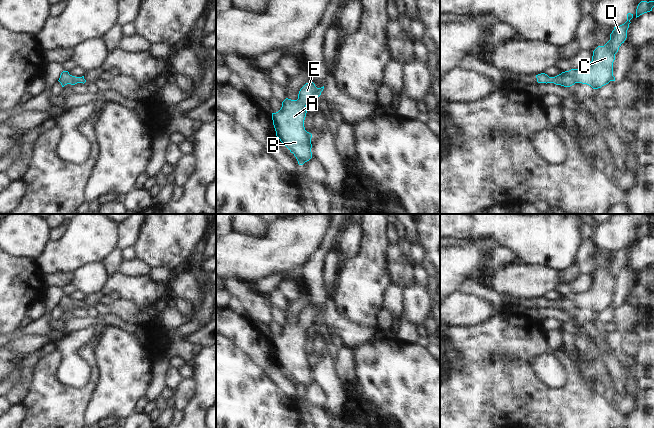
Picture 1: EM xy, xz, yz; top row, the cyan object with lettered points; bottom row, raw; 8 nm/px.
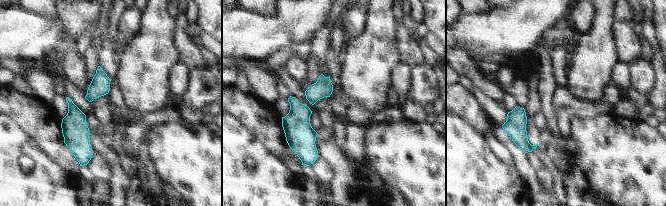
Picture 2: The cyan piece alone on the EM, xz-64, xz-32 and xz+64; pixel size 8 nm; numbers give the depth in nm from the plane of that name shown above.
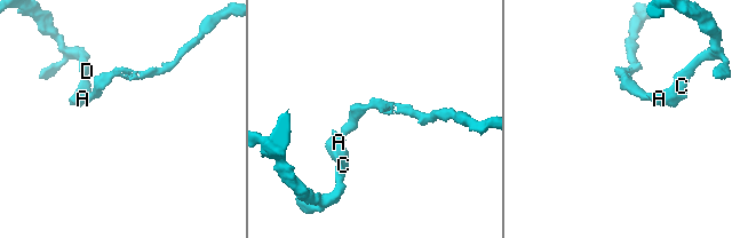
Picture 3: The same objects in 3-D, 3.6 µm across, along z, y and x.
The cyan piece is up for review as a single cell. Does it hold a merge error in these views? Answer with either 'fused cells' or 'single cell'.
single cell

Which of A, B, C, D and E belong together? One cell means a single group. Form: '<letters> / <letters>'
A B C D E

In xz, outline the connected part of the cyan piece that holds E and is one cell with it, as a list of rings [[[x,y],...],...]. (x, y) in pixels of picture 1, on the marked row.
[[[313,82],[306,83],[299,91],[298,99],[286,98],[281,109],[272,113],[276,136],[296,157],[298,164],[303,165],[312,158],[312,134],[304,127],[306,105],[319,97],[324,86],[317,88]]]

